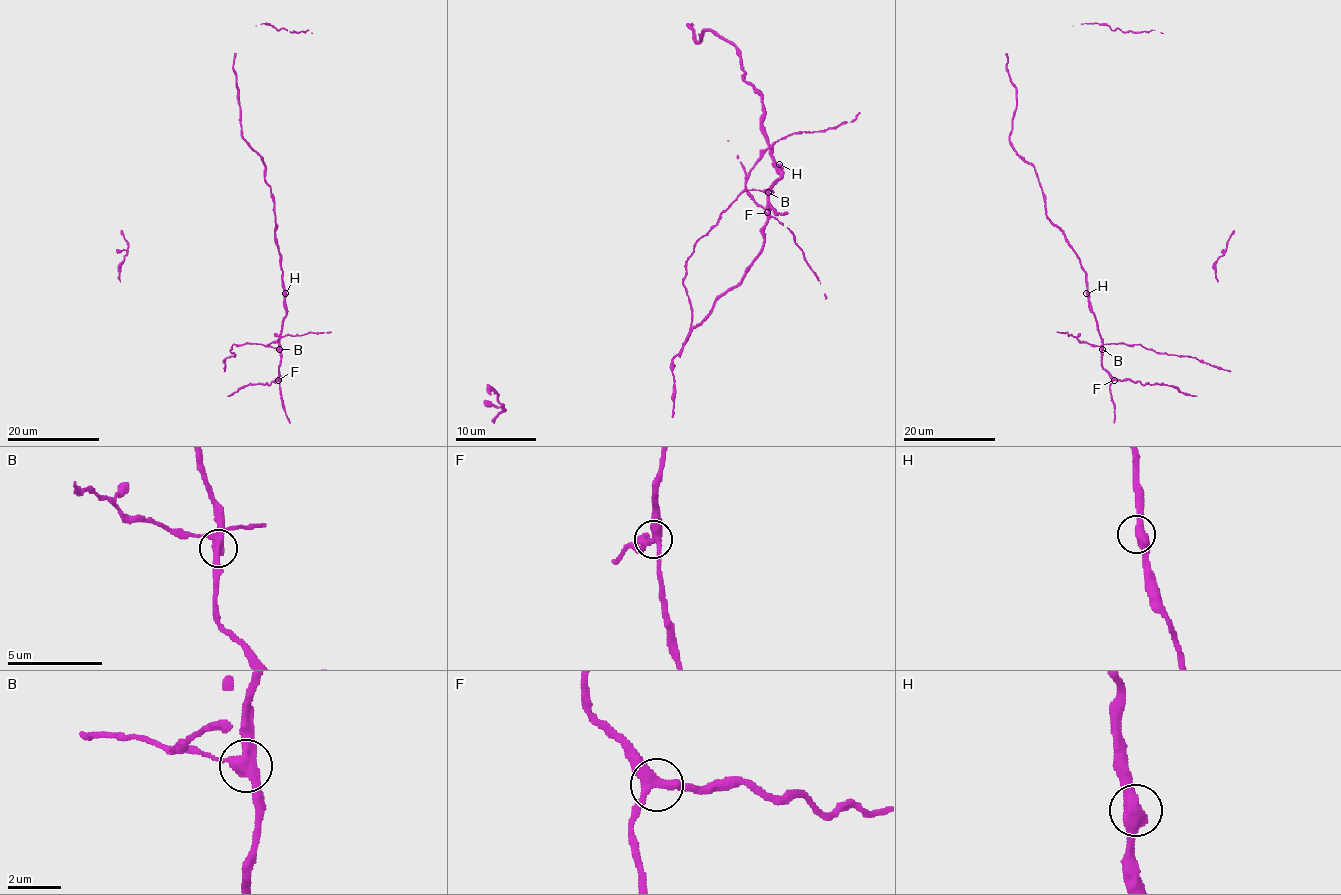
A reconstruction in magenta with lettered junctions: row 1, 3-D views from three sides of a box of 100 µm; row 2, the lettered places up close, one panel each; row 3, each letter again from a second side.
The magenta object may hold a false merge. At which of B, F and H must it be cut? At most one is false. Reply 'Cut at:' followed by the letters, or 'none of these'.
Cut at: B

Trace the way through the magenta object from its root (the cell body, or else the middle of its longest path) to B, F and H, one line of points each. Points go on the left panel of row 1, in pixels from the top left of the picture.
B: (278, 249), (285, 302), (278, 348)
F: (278, 249), (285, 302), (285, 317), (279, 336), (278, 380)
H: (278, 249), (285, 293)

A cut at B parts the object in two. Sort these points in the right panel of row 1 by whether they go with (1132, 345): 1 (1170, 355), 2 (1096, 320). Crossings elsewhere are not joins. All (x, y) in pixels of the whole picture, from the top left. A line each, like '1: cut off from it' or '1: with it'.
1: with it
2: cut off from it

